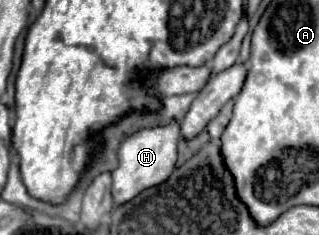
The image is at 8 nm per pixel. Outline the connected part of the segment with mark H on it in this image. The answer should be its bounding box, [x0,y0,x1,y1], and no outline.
[111,122,181,206]

